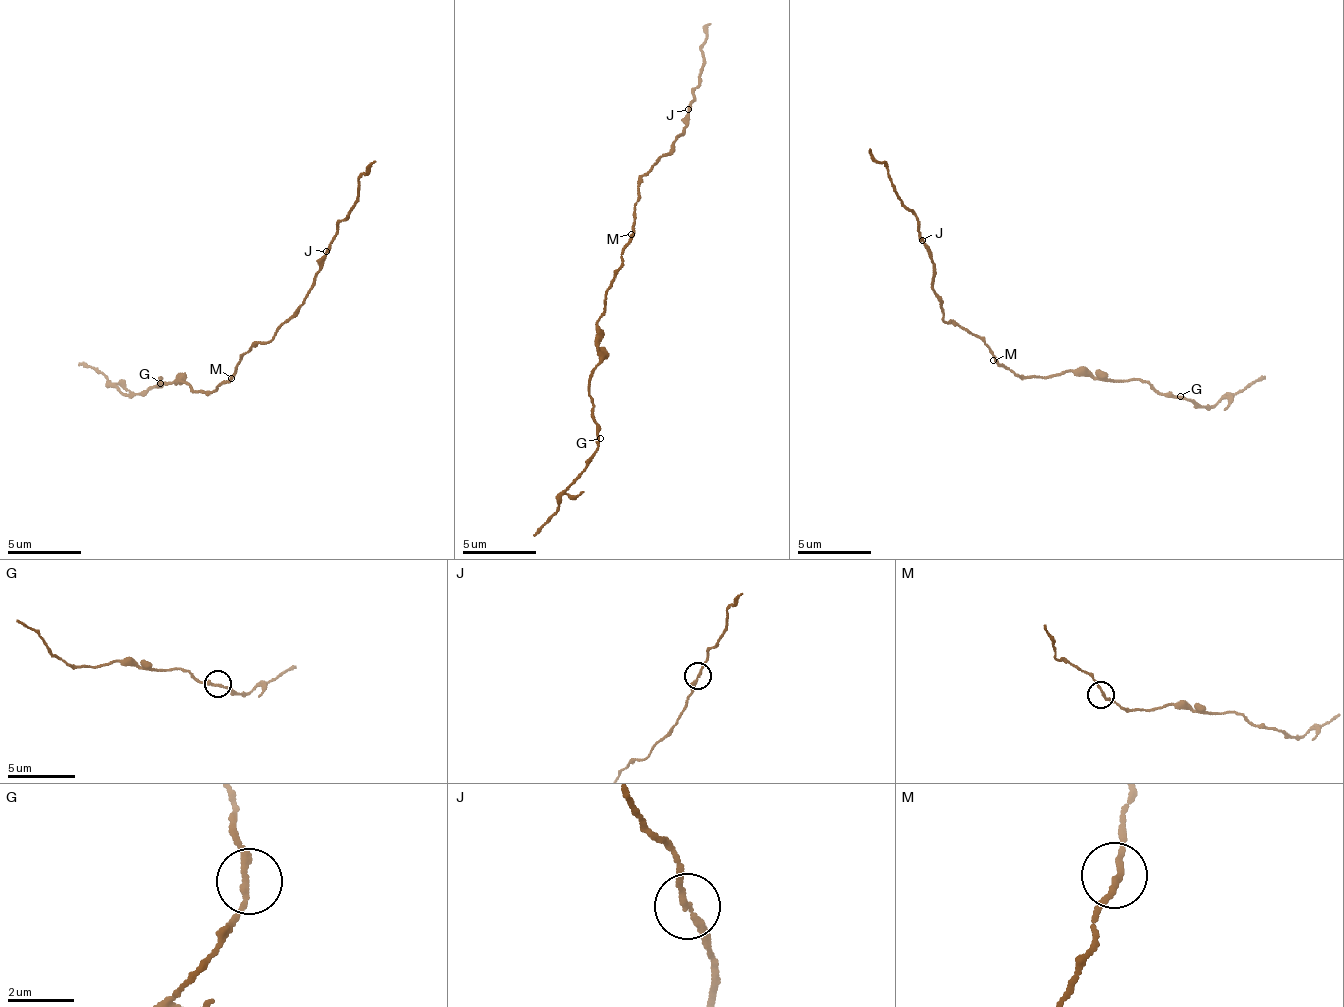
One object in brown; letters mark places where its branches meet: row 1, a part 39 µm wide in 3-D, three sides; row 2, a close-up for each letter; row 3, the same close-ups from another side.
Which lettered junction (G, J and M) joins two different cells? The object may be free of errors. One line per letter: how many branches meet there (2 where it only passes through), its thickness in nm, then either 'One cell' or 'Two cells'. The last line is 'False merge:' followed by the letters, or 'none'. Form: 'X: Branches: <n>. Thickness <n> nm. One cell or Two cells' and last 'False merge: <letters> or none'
G: Branches: 2. Thickness 200 nm. One cell
J: Branches: 2. Thickness 190 nm. One cell
M: Branches: 2. Thickness 170 nm. One cell
False merge: none

